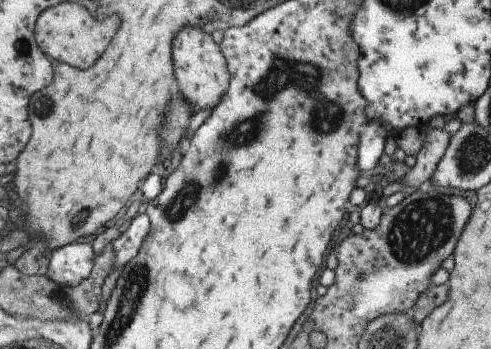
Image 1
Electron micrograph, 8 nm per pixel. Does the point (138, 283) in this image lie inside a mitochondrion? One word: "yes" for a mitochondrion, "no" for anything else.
yes

